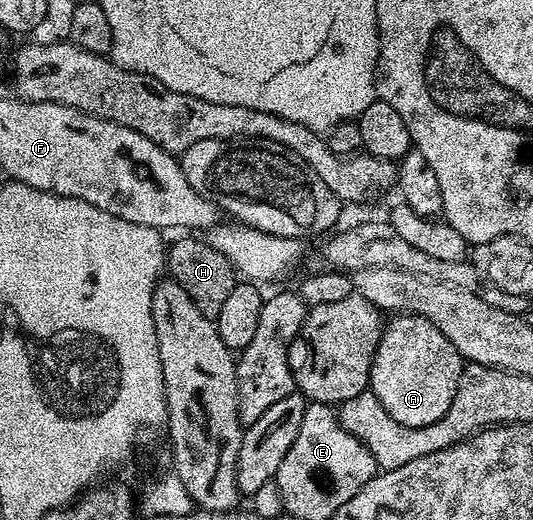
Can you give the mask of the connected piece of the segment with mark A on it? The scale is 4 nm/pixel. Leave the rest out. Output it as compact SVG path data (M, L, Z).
M397 314L384 325L369 371L368 391L379 398L383 410L403 426L422 428L439 422L455 399L463 361L459 350L427 318Z

